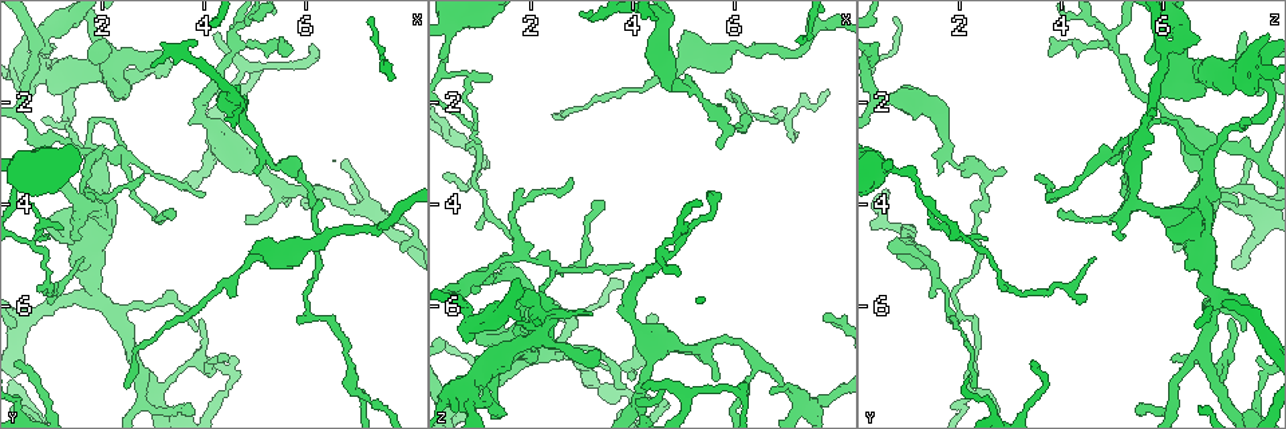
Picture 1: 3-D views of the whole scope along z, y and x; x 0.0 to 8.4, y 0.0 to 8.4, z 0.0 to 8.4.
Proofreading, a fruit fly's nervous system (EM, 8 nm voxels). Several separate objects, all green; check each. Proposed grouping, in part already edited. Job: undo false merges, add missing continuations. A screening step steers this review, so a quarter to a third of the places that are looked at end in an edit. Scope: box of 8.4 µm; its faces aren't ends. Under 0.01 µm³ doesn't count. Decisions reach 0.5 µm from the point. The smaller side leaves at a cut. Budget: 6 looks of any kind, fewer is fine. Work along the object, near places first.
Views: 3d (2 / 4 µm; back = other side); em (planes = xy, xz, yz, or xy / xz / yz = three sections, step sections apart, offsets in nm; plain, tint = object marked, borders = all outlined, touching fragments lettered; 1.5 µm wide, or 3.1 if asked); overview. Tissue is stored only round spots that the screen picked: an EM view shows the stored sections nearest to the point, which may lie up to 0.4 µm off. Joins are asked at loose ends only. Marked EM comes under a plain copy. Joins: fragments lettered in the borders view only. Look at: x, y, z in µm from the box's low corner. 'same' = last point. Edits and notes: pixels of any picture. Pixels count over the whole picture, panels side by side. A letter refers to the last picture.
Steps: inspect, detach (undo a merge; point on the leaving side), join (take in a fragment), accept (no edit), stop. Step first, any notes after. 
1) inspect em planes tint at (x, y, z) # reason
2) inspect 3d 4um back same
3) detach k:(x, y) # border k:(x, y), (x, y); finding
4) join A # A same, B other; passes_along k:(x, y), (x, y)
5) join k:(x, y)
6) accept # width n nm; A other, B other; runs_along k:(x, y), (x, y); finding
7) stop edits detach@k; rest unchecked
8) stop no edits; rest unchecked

inspect 3d 2um back at (4.25, 0.65, 7.55) # branch stops here

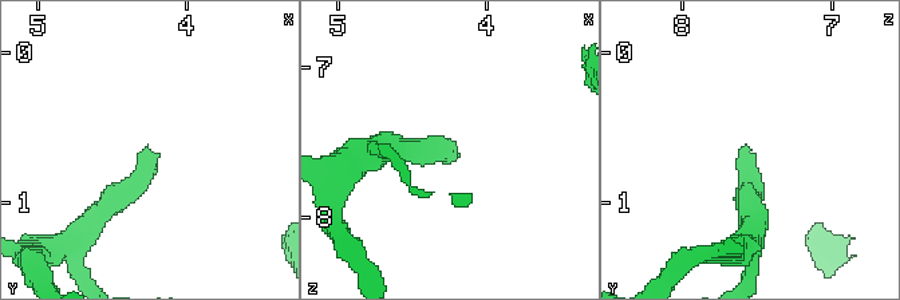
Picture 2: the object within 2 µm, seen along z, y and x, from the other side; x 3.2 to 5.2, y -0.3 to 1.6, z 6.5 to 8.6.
inspect em planes tint at (4.28, 0.66, 7.58) # now the EM

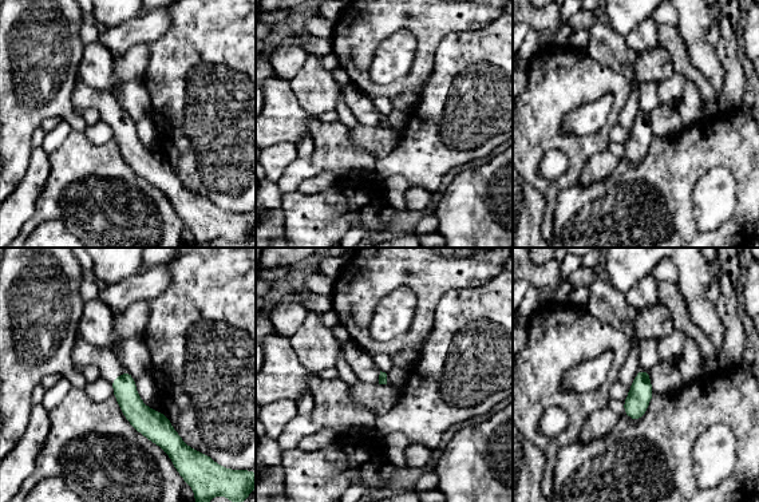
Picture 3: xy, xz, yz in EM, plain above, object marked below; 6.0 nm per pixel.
inspect em planes borders same

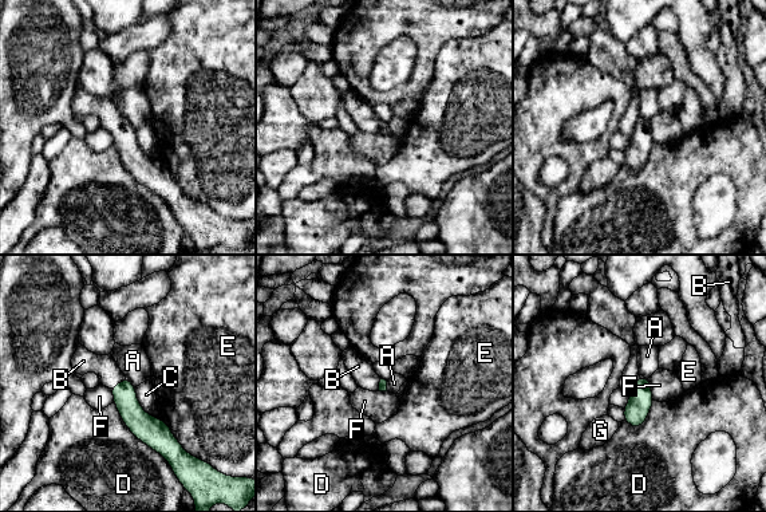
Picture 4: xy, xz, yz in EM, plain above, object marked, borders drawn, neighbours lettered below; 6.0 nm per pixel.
join 4:(105, 366) # A other, B same, C other, D other, E other, F other, G other; the neuron continues

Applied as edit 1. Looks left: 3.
inspect overview # redraw

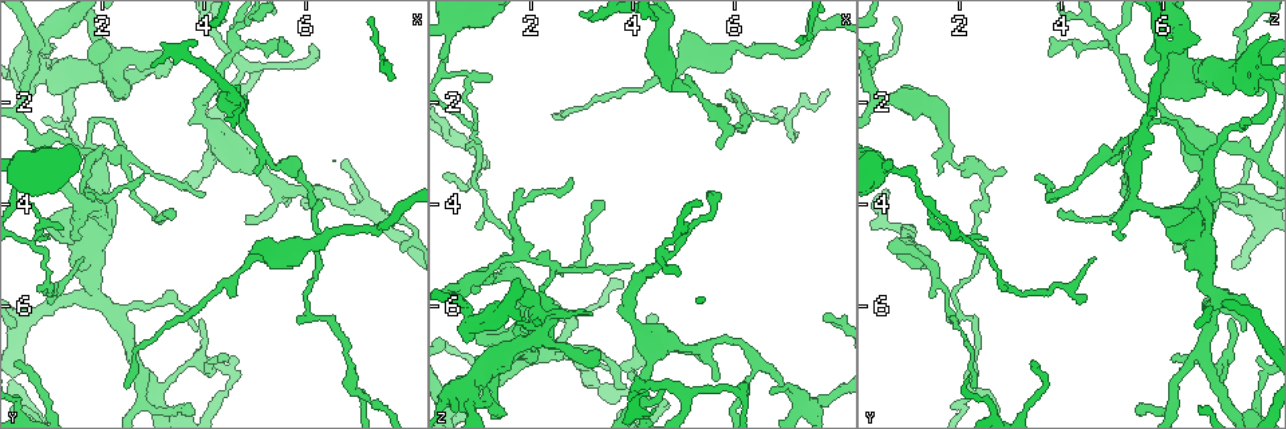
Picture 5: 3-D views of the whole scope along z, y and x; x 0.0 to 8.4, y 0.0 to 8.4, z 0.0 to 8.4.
inspect em yz step 8 tint at (5.35, 5.00, 1.05) # abrupt turn

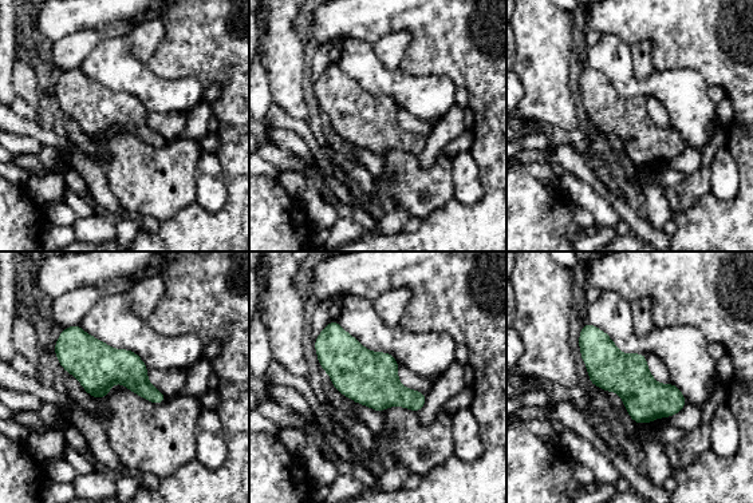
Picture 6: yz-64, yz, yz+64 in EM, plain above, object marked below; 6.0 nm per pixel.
inspect em planes borders same # cut it another way

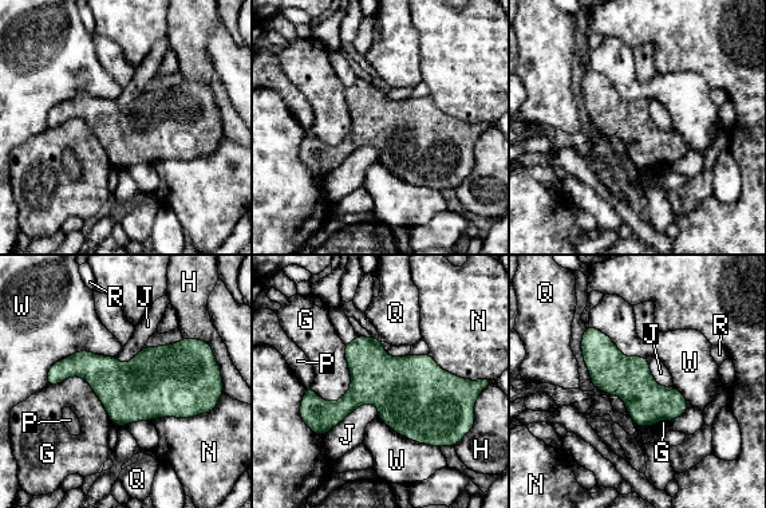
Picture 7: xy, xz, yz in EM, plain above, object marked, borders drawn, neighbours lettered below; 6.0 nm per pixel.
accept # longest_contact W 460 nm; G other, H other, J other, N other, P other, Q other, R other, W other; all the same neuron

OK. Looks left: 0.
stop edits join@4; rest unchecked

